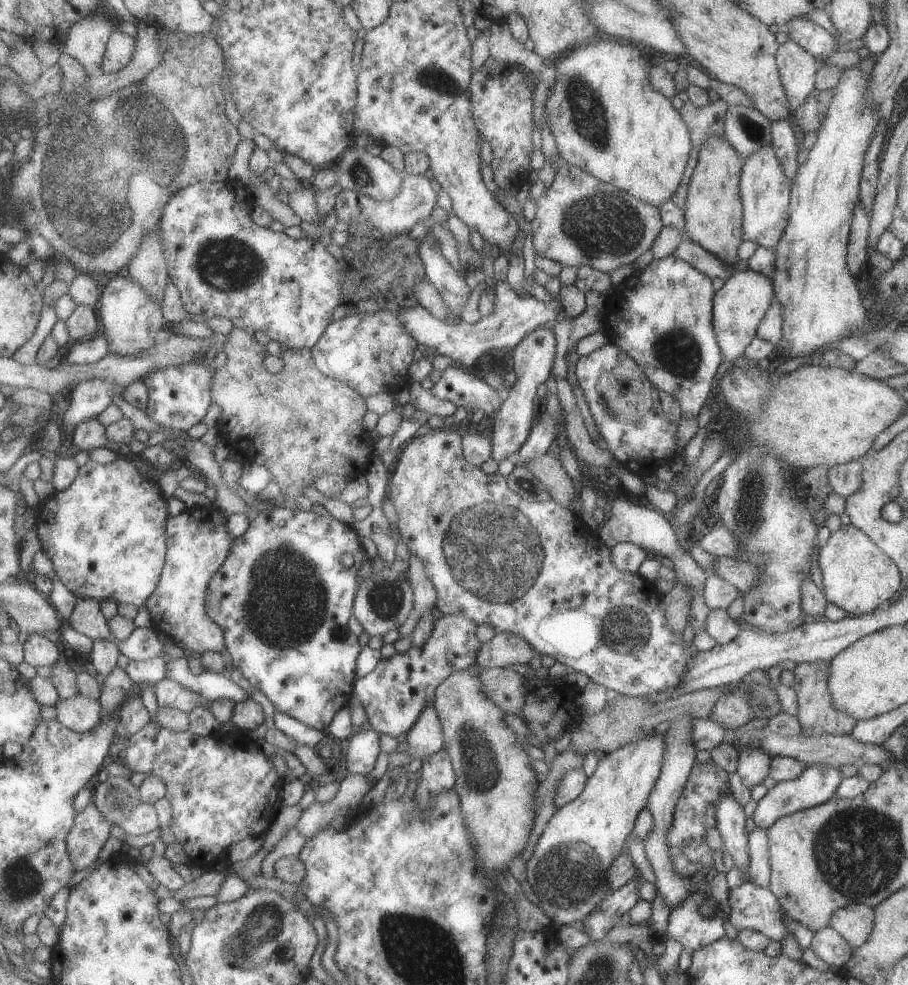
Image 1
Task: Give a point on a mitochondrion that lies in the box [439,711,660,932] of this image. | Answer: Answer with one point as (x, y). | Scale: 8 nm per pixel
(568, 875)

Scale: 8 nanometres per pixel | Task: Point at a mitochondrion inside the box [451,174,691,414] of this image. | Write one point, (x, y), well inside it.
(604, 225)

